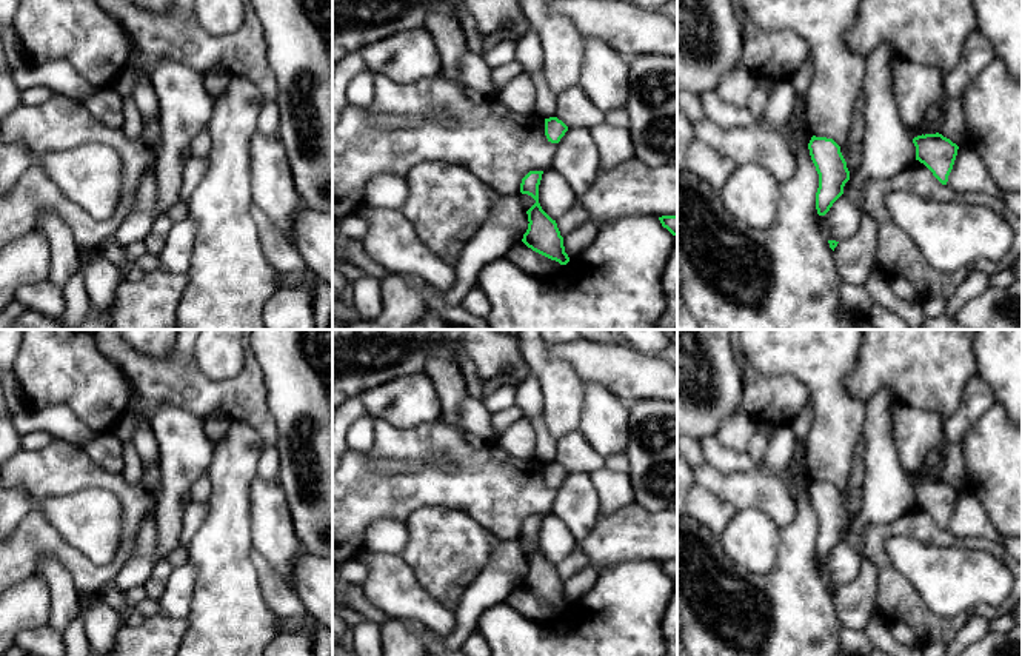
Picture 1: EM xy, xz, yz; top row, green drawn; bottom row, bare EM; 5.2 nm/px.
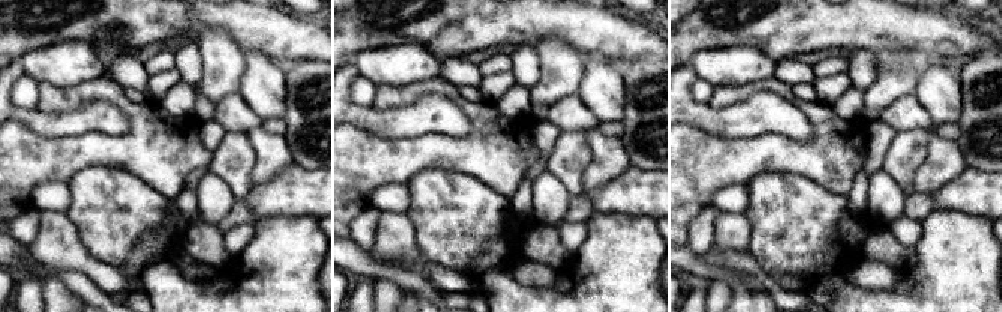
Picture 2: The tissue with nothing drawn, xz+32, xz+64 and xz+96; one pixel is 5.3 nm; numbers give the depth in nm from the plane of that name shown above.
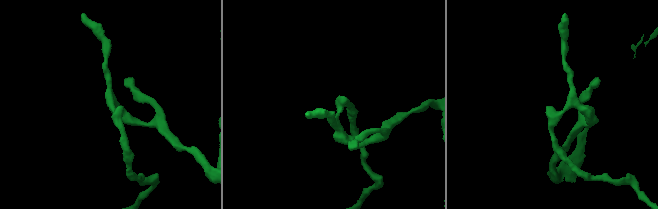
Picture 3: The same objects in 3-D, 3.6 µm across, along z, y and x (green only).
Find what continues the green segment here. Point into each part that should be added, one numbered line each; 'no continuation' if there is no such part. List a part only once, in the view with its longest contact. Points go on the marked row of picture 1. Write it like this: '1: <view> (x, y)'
no continuation

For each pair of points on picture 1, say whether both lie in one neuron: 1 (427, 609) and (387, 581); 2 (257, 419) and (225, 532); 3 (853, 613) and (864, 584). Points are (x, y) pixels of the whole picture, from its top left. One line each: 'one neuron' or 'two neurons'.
1: one neuron
2: two neurons
3: one neuron

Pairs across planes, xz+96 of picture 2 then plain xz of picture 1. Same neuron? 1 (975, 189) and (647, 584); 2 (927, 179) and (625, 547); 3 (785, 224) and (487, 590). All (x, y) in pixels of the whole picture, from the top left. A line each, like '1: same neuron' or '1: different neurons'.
1: different neurons
2: different neurons
3: different neurons

